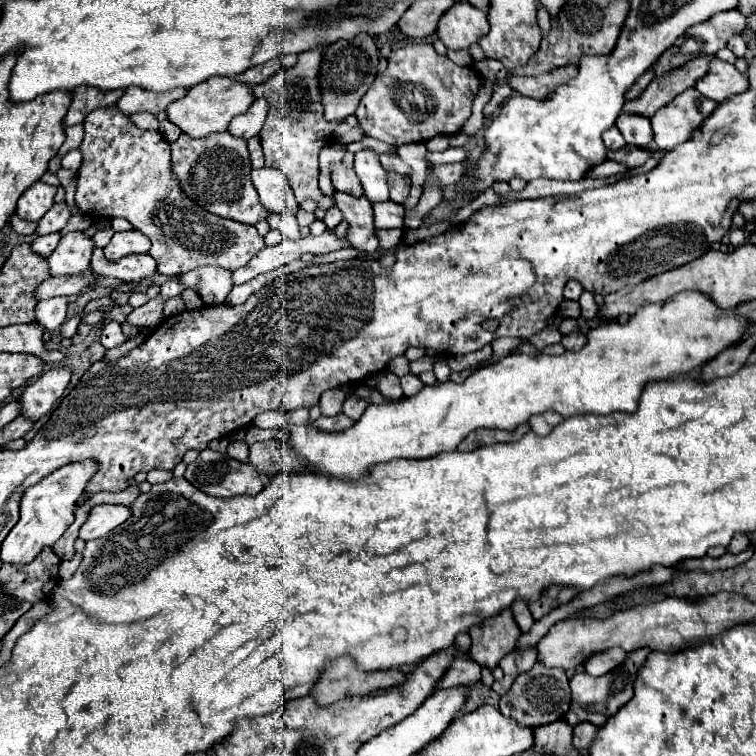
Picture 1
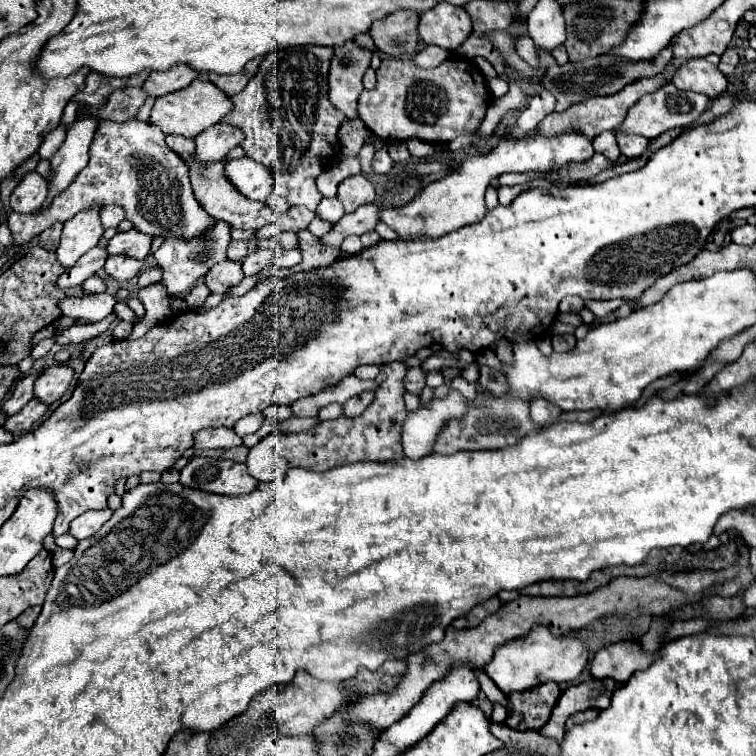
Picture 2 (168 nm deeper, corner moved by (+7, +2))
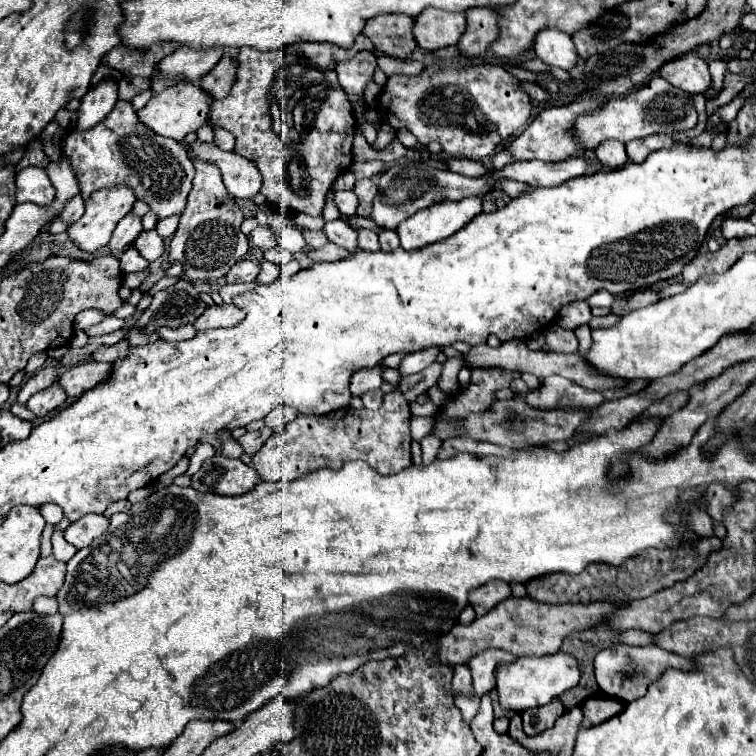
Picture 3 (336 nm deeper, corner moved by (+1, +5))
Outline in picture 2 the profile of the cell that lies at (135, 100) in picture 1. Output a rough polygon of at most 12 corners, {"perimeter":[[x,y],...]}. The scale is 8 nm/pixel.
{"perimeter":[[176,65],[164,73],[150,73],[142,89],[162,97],[184,89],[198,71]]}

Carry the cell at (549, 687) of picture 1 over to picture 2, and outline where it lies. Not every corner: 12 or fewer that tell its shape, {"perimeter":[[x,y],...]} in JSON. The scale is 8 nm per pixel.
{"perimeter":[[554,681],[508,695],[504,723],[518,731],[548,723],[560,687]]}

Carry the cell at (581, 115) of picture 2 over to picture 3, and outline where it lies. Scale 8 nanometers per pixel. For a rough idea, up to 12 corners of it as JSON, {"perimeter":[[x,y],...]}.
{"perimeter":[[596,100],[542,110],[508,146],[514,160],[560,162],[580,154],[570,136]]}

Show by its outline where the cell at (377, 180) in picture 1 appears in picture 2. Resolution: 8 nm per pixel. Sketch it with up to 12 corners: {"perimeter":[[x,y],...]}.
{"perimeter":[[360,119],[344,121],[338,139],[342,153],[356,157],[362,133],[370,133]]}

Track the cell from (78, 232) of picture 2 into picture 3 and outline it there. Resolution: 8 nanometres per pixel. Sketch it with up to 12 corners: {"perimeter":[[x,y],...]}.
{"perimeter":[[124,184],[94,192],[68,236],[86,252],[108,244],[136,194]]}

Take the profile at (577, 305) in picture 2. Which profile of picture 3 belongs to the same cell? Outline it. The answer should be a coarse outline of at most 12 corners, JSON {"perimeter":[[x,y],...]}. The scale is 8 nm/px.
{"perimeter":[[586,302],[568,304],[558,314],[562,328],[574,330],[592,320]]}

